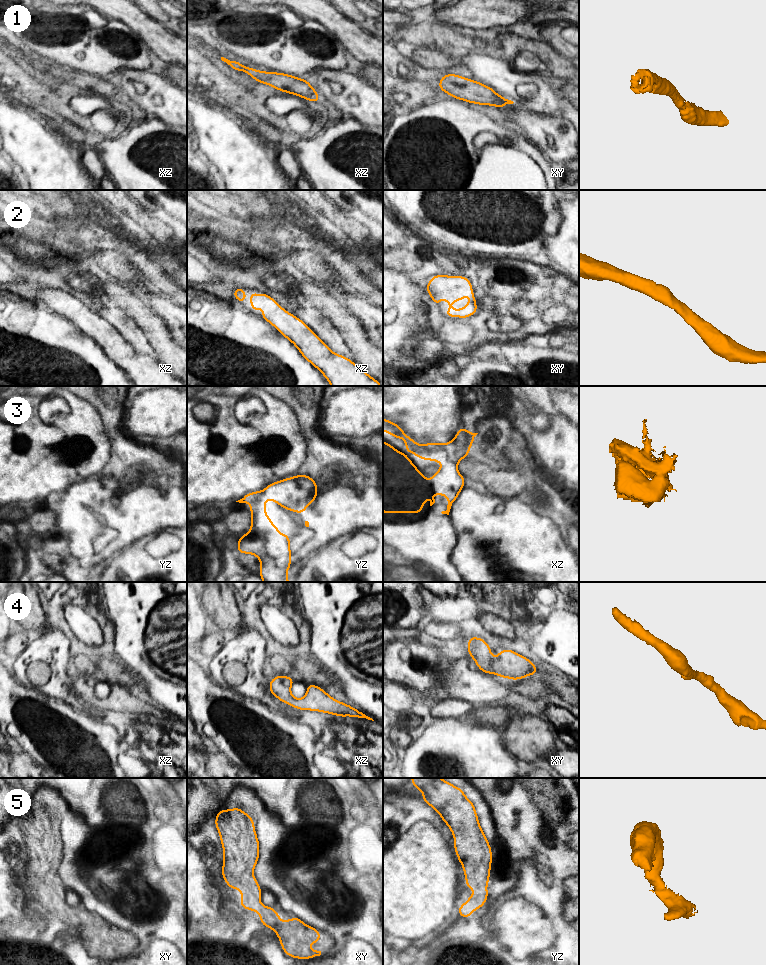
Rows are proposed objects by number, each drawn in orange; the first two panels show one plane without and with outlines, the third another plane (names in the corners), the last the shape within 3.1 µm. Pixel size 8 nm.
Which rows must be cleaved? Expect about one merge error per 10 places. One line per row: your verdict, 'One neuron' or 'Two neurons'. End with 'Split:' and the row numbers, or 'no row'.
1: One neuron
2: One neuron
3: One neuron
4: One neuron
5: One neuron
Split: no row

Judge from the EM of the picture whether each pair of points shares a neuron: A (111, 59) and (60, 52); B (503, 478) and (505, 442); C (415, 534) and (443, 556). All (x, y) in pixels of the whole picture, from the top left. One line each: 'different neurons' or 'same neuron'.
A: same neuron
B: same neuron
C: same neuron

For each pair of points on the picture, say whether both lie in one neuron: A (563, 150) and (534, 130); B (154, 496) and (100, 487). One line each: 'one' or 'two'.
A: one
B: one

